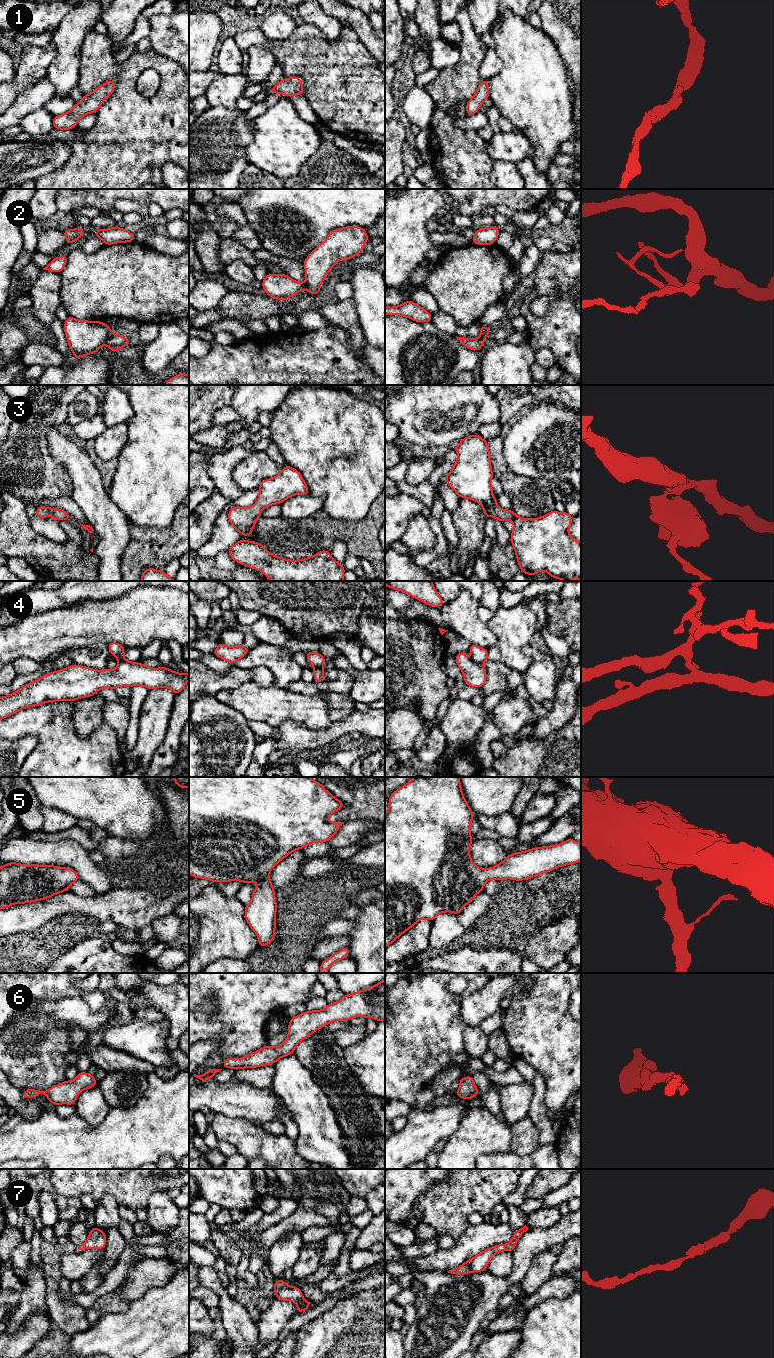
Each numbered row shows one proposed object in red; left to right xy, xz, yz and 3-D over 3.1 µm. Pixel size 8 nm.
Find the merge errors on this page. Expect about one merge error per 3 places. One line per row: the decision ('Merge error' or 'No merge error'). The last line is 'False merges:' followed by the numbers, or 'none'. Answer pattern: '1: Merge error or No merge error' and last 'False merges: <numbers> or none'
1: No merge error
2: Merge error
3: No merge error
4: Merge error
5: No merge error
6: No merge error
7: No merge error
False merges: 2, 4

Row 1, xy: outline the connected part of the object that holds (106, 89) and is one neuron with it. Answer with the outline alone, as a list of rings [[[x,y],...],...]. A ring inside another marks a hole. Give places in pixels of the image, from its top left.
[[[110,80],[94,89],[90,94],[84,94],[80,103],[61,115],[53,117],[53,127],[63,131],[73,129],[78,121],[87,114],[96,113],[106,98],[115,90],[115,81]]]

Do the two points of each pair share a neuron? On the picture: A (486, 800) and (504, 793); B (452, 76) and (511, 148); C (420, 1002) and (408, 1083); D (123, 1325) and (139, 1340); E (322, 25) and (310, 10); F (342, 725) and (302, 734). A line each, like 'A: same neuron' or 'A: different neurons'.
A: same neuron
B: different neurons
C: same neuron
D: same neuron
E: same neuron
F: same neuron

